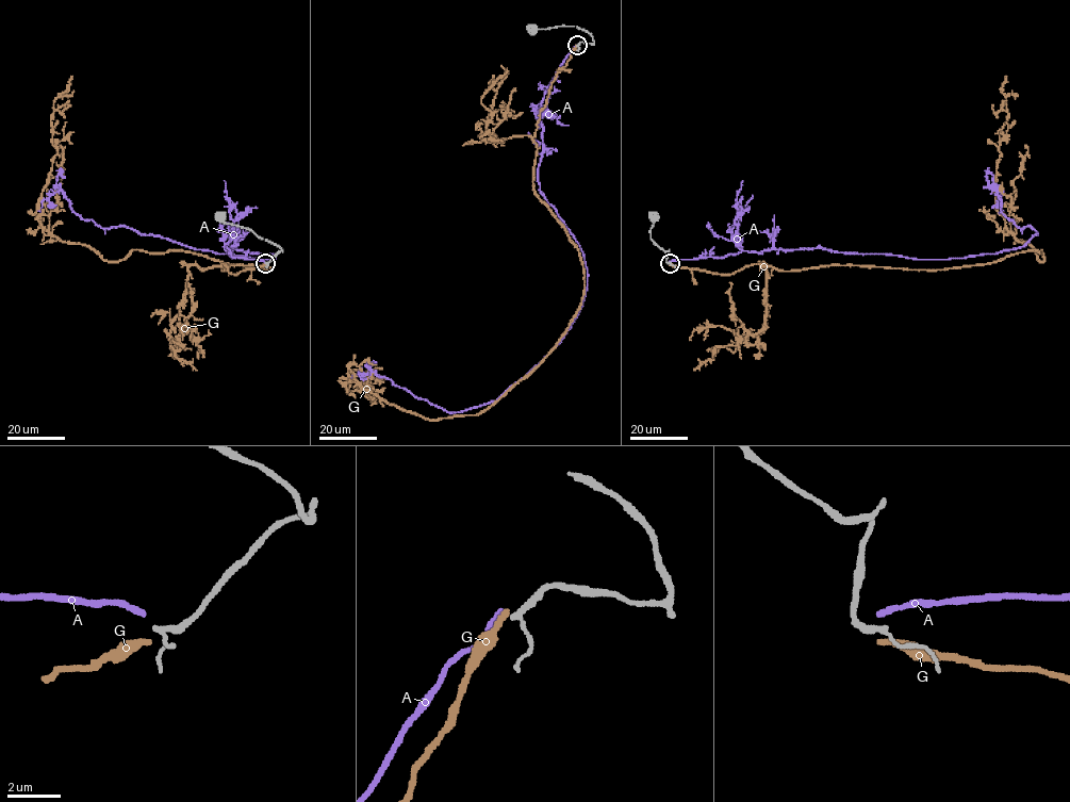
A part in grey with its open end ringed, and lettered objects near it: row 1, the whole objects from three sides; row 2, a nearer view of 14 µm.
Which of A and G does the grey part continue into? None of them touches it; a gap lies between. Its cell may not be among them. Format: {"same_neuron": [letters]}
{"same_neuron": []}

